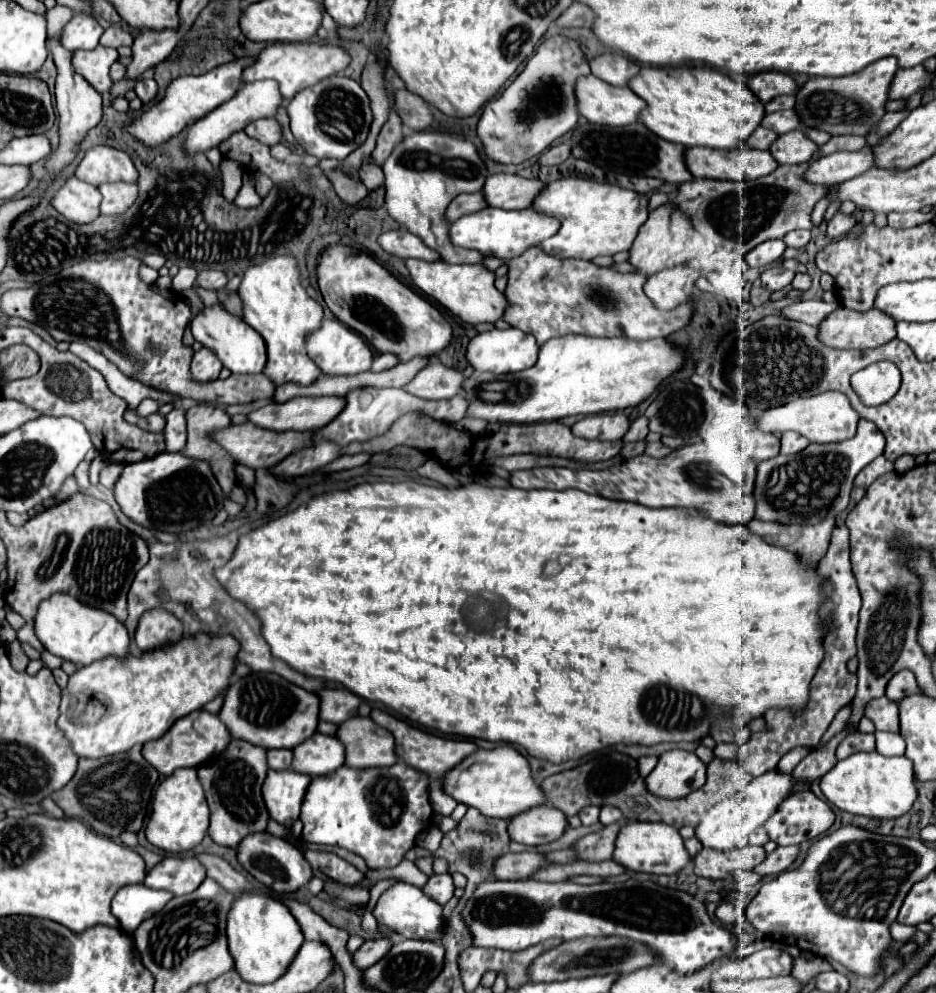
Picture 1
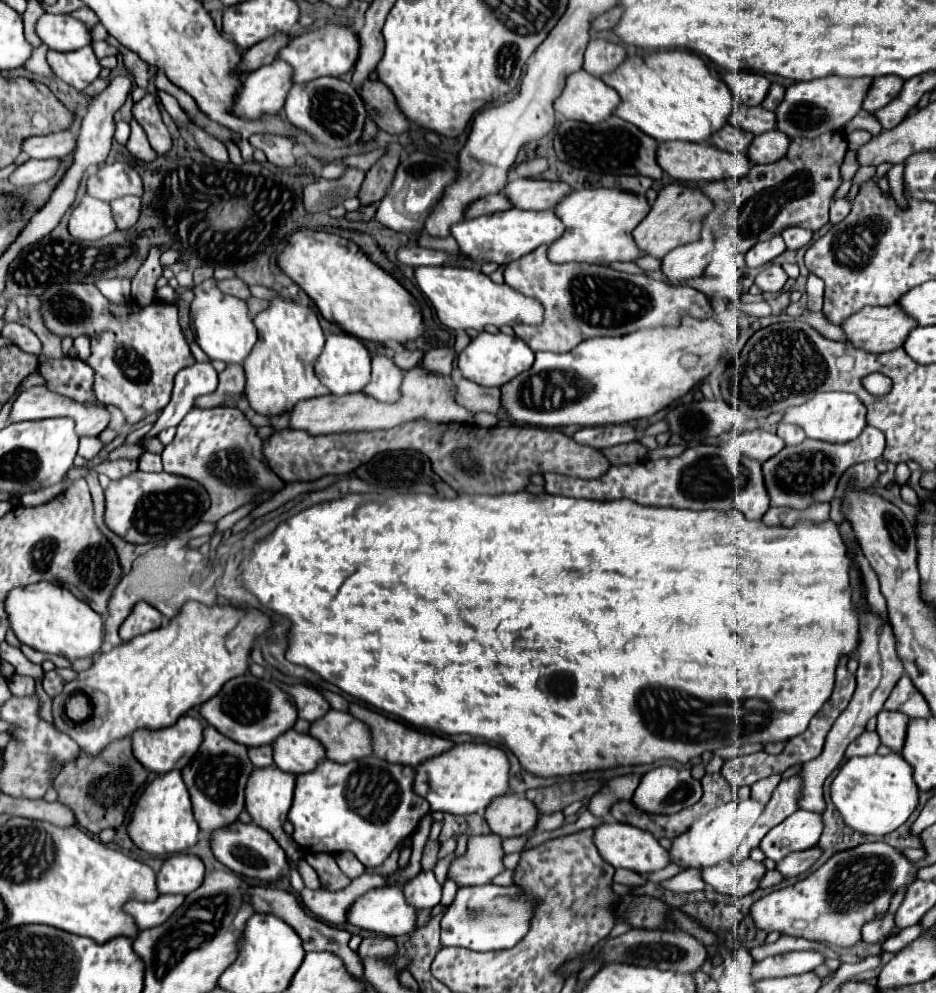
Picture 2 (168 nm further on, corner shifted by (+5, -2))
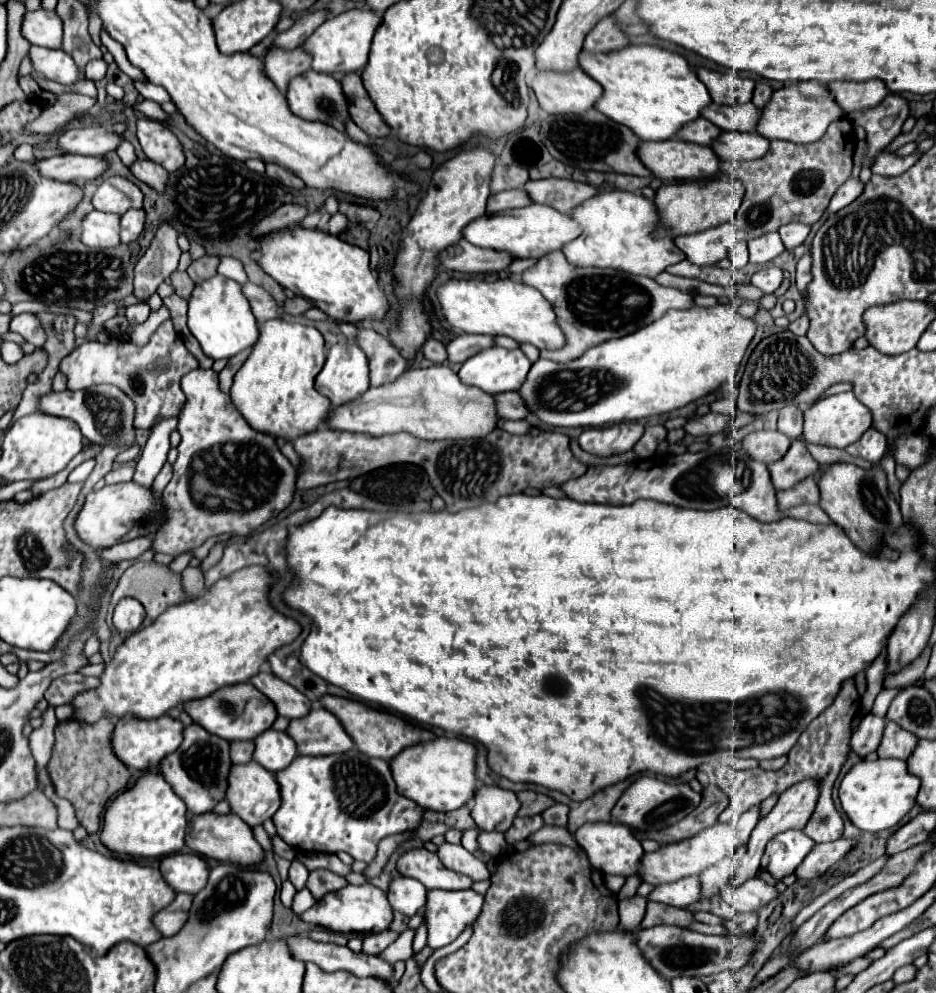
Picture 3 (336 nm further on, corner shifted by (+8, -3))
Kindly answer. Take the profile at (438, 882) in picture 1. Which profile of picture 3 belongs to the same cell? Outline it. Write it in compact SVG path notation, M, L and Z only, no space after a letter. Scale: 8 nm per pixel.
M407 876L393 880L387 896L391 900L391 906L405 916L413 916L427 904L427 888L419 880Z

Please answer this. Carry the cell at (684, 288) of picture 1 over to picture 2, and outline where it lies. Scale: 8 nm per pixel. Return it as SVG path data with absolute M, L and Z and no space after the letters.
M698 239L694 243L686 243L682 247L676 247L674 251L670 251L670 255L662 259L662 271L664 275L668 275L672 285L678 285L686 279L700 277L712 259L712 253L714 241Z

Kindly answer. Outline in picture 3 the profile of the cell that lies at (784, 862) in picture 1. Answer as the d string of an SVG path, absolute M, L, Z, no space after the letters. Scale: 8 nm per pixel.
M839 838L835 842L827 842L827 844L817 844L805 856L805 860L799 864L799 868L795 870L795 876L803 878L803 880L811 880L811 878L817 878L817 876L825 874L853 846L855 846L855 842L853 840L845 840L845 838Z

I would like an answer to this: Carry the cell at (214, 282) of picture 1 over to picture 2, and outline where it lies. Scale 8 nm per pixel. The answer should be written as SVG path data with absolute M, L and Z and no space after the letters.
M238 277L218 281L218 287L220 287L224 293L234 295L234 297L240 297L240 299L250 299L250 297L252 297L252 293L250 293L248 285L246 285L242 279L238 279Z

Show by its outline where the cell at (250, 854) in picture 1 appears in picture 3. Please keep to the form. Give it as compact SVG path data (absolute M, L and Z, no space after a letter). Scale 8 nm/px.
M209 812L207 816L195 816L189 822L187 830L187 846L207 858L227 862L227 864L239 864L239 866L257 866L265 860L265 850L259 846L259 842L253 836L253 830L239 820L239 816L219 816Z

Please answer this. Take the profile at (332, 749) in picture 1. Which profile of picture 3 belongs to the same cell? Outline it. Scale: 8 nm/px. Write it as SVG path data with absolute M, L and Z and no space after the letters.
M271 728L271 732L265 732L255 742L255 760L271 772L285 770L297 756L299 756L297 744L287 732Z

